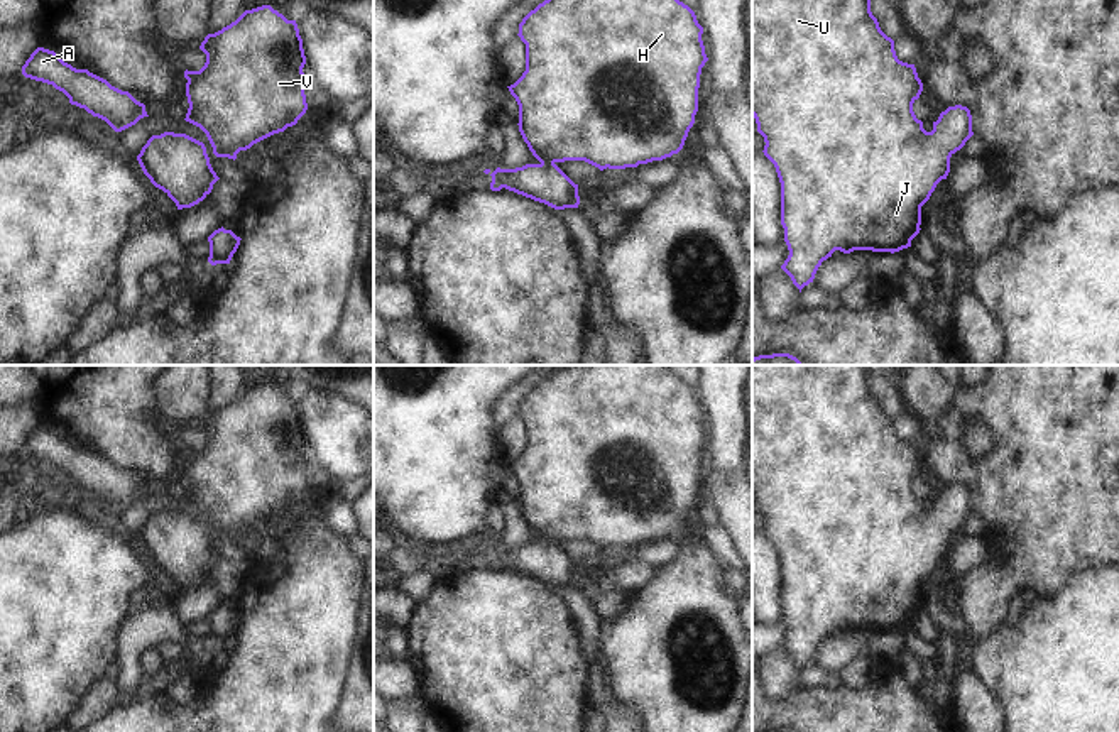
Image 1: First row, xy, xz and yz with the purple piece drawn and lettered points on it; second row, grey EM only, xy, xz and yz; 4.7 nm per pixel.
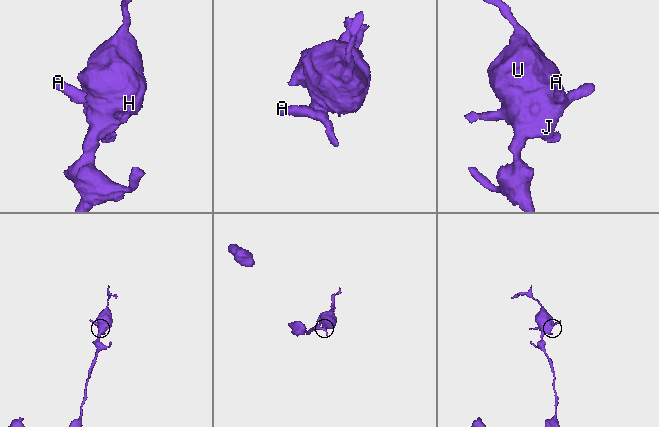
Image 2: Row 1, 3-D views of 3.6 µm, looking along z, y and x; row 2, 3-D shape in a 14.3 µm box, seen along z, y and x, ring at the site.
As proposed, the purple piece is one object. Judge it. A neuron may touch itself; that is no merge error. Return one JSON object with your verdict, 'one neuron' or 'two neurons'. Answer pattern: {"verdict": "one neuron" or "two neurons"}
{"verdict": "one neuron"}

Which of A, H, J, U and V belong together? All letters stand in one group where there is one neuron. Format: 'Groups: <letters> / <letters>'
Groups: A H J U V.

